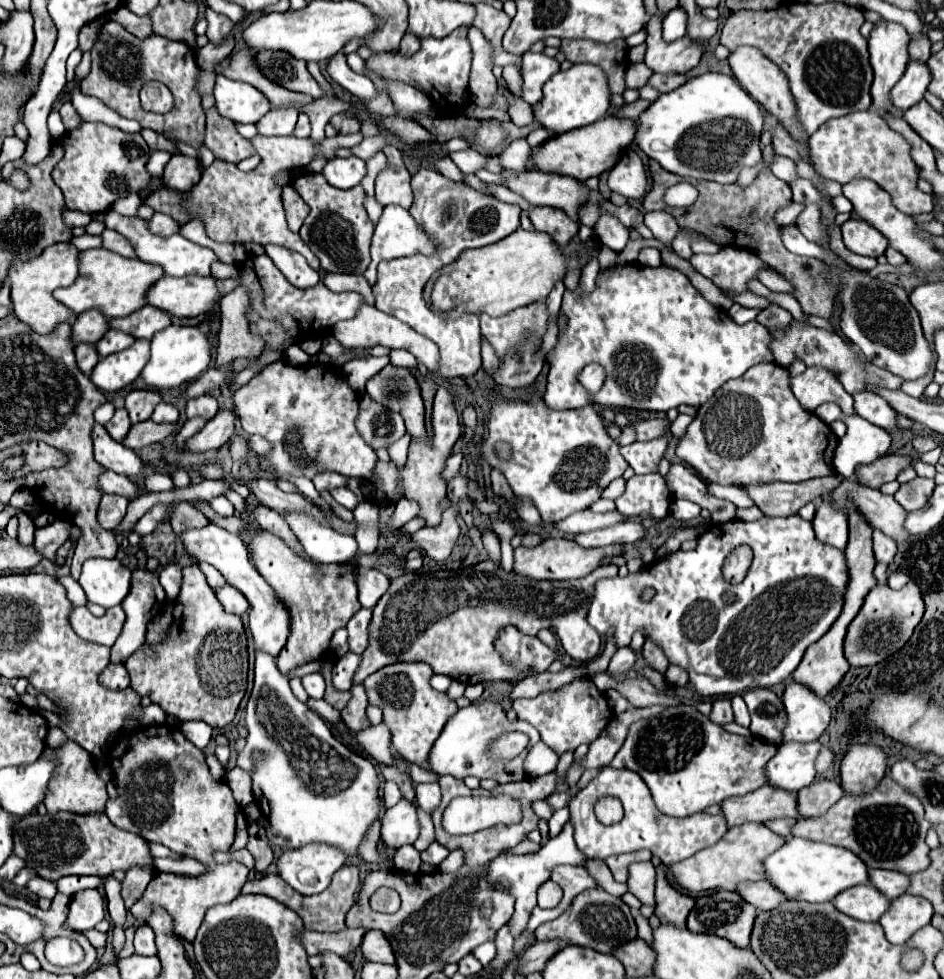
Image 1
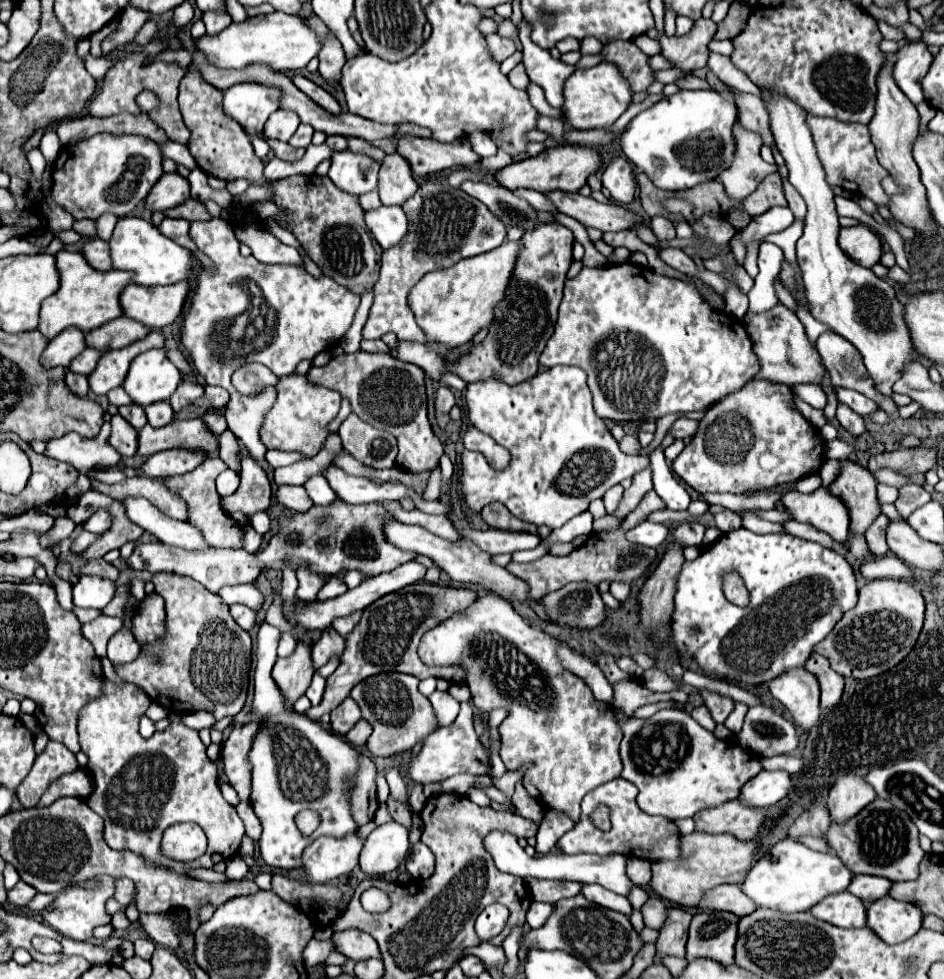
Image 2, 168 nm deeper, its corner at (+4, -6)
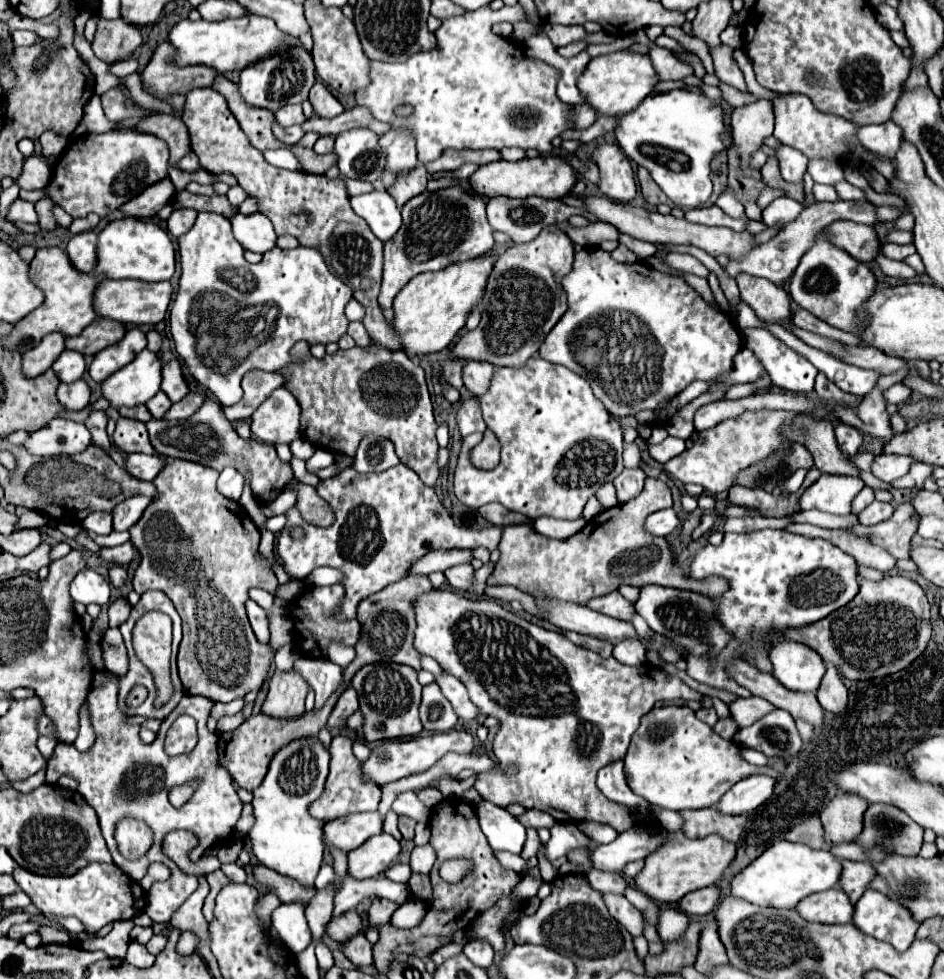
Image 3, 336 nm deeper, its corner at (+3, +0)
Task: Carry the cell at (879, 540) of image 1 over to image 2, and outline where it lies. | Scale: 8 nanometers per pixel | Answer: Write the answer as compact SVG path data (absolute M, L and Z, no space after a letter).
M880 514L872 526L868 528L866 532L866 542L870 546L870 552L874 556L884 556L888 552L888 544L886 544L886 524L888 524L888 518L884 514Z

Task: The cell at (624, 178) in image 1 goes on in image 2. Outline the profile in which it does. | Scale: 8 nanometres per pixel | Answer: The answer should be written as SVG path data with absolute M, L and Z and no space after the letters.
M614 158L606 166L602 174L602 184L604 188L608 188L612 200L620 206L630 204L636 196L636 180L632 174L632 166L624 158Z

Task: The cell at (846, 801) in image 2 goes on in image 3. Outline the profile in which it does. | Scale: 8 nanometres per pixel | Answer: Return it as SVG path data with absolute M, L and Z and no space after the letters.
M837 794L821 812L825 844L833 846L857 840L857 832L861 832L861 820L867 806L869 804L859 796Z

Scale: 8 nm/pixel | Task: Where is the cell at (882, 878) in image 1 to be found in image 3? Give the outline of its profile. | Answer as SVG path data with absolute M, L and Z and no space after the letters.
M841 860L841 866L843 872L841 872L839 888L855 904L861 898L861 894L867 890L867 884L875 876L875 870L867 862L851 862L851 860Z

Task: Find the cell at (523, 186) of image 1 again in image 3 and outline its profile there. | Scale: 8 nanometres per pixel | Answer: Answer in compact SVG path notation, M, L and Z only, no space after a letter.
M589 196L585 198L585 210L593 212L599 220L613 224L619 232L631 234L639 240L647 240L647 242L661 242L661 244L685 244L685 246L697 246L701 250L705 250L707 254L711 254L713 258L725 254L729 260L733 260L733 256L741 256L741 252L749 252L749 248L757 248L757 242L753 240L751 232L733 232L729 228L711 228L711 226L703 226L703 224L693 224L687 220L677 220L671 214L663 216L659 212L649 212L645 208L637 208L631 204L619 204L613 200L607 200L605 196Z

